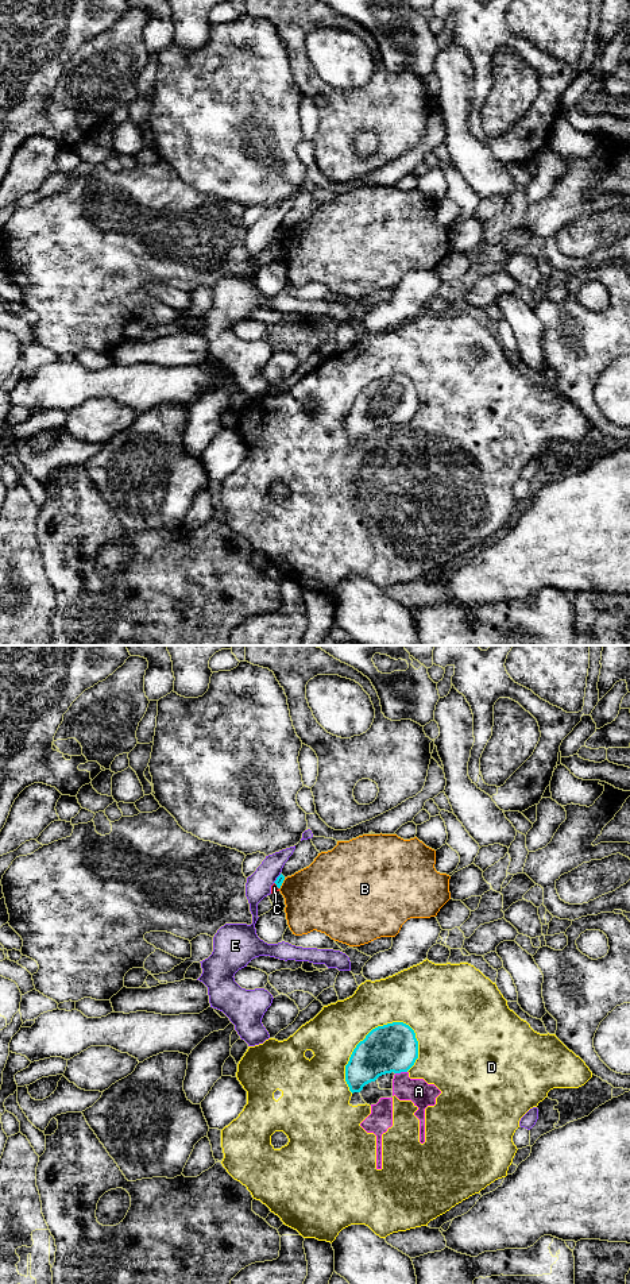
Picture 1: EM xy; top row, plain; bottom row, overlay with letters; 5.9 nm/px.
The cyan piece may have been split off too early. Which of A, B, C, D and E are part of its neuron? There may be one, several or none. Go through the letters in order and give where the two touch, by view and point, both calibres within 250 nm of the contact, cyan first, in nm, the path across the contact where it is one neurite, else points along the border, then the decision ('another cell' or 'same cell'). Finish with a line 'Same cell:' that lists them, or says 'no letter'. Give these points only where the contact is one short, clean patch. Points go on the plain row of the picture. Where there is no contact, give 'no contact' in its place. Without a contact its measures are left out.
A: xy (401, 423) | 280/150 nm | along xy (406, 423), (395, 425) | another cell
B: xy (282, 234) | 50/400 nm | another cell
C: xy (277, 238) | 50/40 nm | along xy (274, 234), (278, 241) | another cell
D: xy (358, 396) | 280/300 nm | another cell
E: xy (277, 230) | 50/150 nm | another cell
Same cell: no letter

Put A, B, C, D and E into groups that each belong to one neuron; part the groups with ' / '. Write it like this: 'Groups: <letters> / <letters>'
Groups: A D / B / C / E

